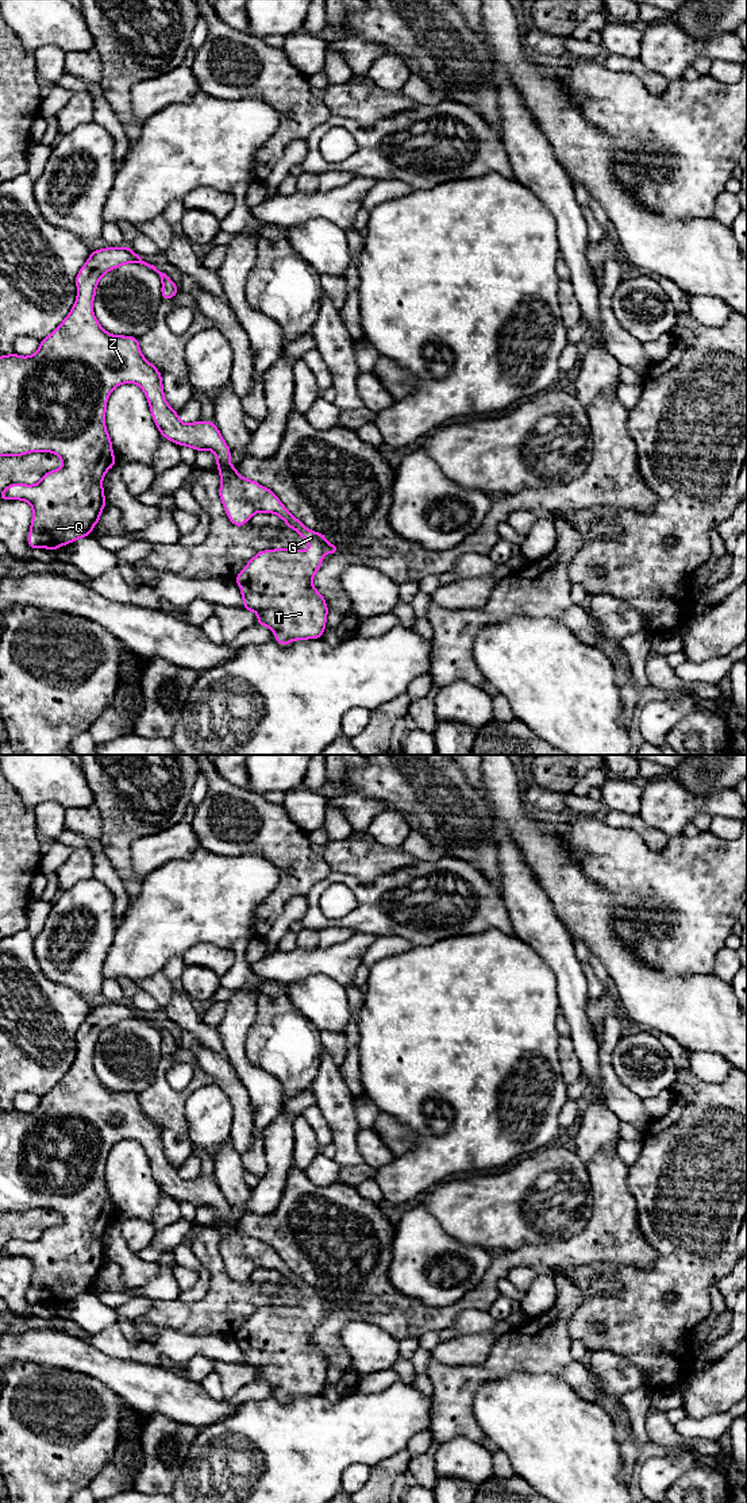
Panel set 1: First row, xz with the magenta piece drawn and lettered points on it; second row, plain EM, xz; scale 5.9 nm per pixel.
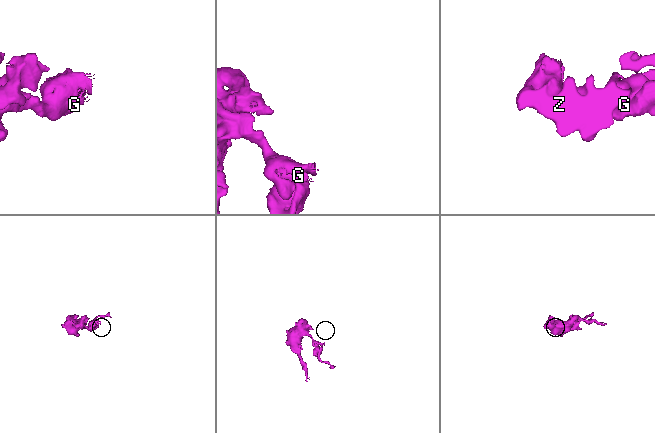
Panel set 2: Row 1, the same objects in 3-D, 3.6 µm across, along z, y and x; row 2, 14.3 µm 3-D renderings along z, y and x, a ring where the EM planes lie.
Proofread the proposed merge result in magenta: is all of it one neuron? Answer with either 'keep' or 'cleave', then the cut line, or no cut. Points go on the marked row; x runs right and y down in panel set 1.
keep; cut none

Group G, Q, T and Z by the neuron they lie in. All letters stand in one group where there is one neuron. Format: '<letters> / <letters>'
G Q T Z

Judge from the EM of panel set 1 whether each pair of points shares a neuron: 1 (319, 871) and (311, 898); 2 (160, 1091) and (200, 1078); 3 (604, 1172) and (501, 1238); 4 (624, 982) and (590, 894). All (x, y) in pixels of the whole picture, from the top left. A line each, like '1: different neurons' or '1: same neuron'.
1: different neurons
2: same neuron
3: different neurons
4: same neuron

